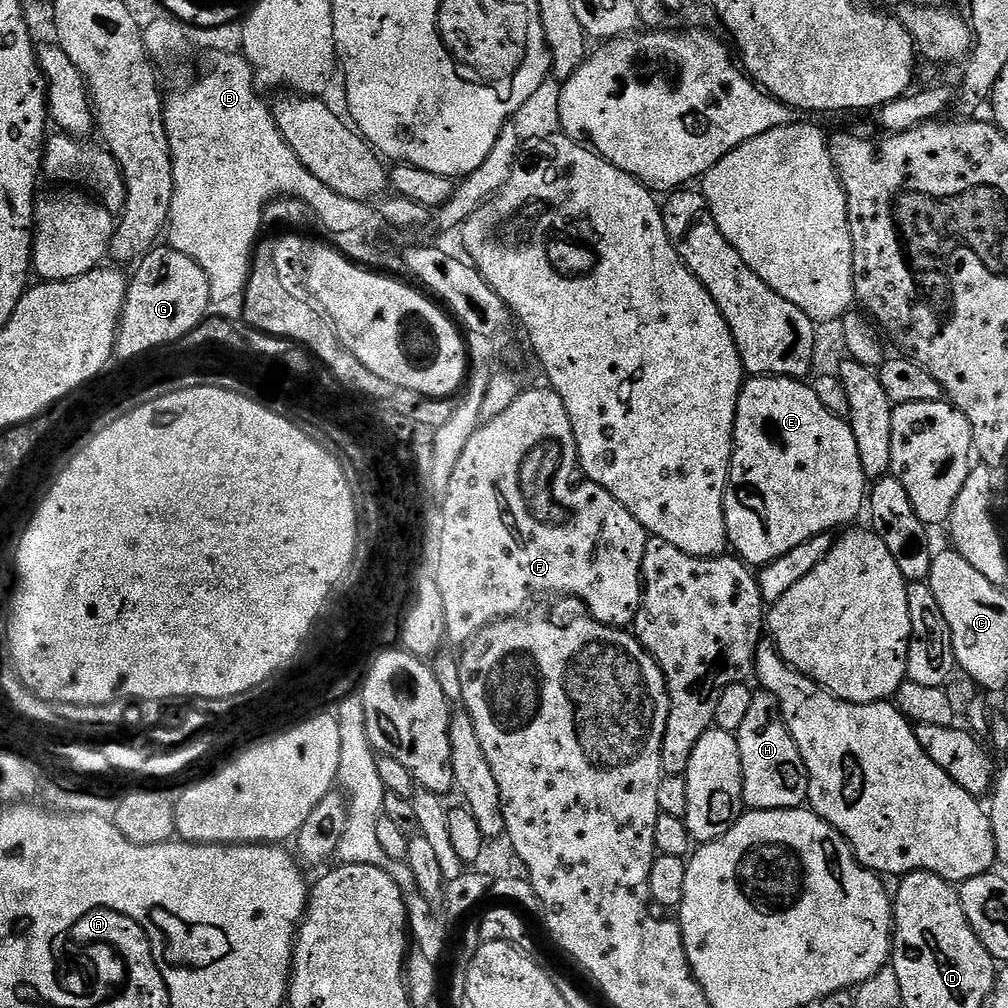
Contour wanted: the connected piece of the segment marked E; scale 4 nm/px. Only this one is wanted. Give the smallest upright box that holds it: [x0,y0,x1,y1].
[724,376,870,566]

